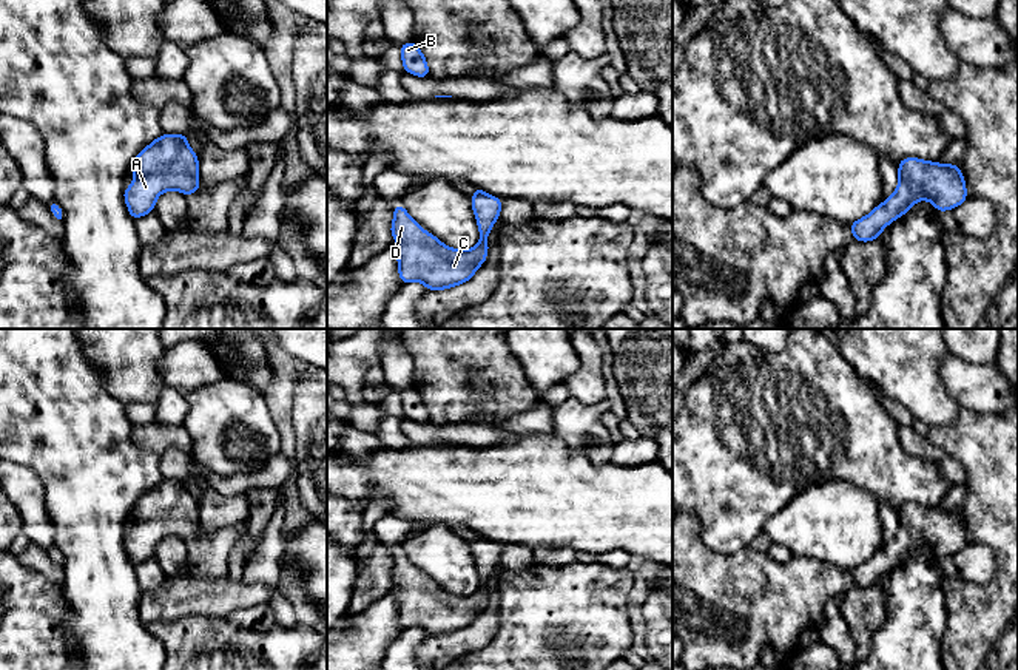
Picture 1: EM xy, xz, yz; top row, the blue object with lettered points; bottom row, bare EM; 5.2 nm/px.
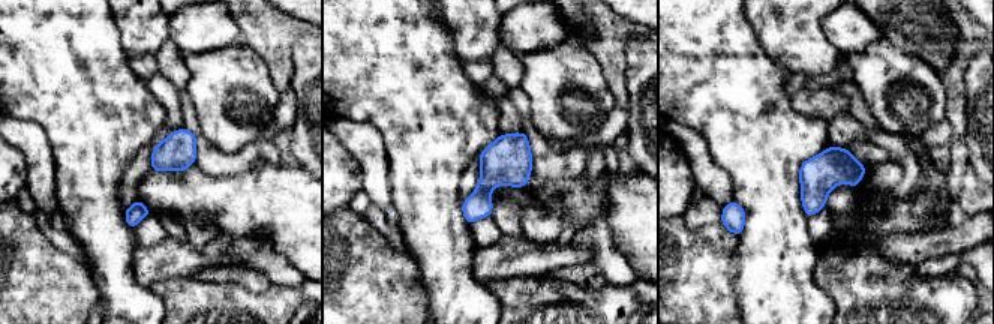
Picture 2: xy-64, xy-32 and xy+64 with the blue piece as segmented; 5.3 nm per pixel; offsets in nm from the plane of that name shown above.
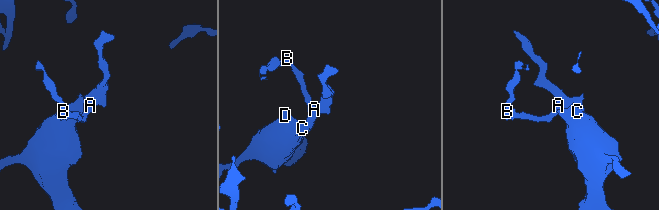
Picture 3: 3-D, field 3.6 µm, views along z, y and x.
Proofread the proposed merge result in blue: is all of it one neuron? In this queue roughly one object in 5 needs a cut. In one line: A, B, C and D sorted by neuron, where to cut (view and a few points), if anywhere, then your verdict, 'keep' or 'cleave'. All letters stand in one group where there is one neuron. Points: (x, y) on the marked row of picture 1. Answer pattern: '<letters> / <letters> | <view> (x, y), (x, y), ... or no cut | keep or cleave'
A B C D | no cut | keep

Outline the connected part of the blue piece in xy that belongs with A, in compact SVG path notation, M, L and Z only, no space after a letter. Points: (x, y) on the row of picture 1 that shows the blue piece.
M162 134L143 148L131 164L133 184L123 198L133 219L156 207L156 198L168 190L194 195L199 188L199 162L187 144L187 134Z

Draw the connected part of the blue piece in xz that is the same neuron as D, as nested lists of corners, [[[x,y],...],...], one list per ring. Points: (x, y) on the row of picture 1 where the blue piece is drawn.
[[[475,187],[470,204],[478,222],[480,242],[470,250],[444,245],[432,233],[423,230],[401,204],[393,207],[392,236],[398,241],[396,256],[399,279],[423,283],[427,290],[455,287],[472,279],[487,258],[487,235],[500,218],[503,201]]]

